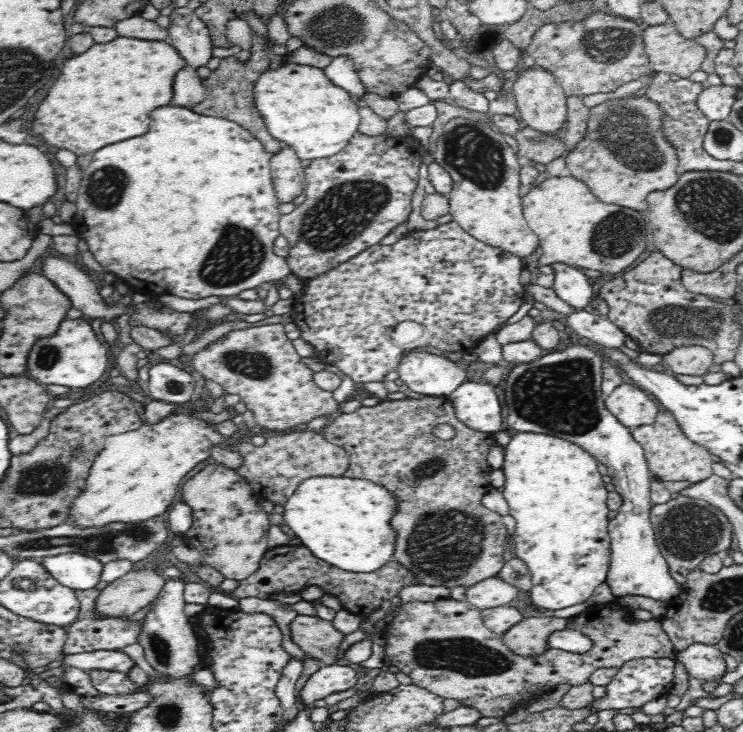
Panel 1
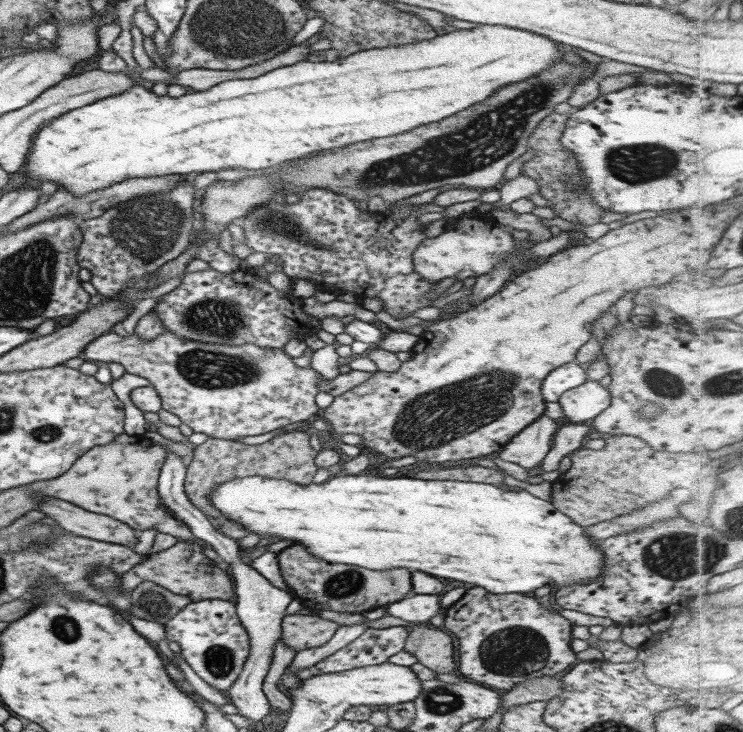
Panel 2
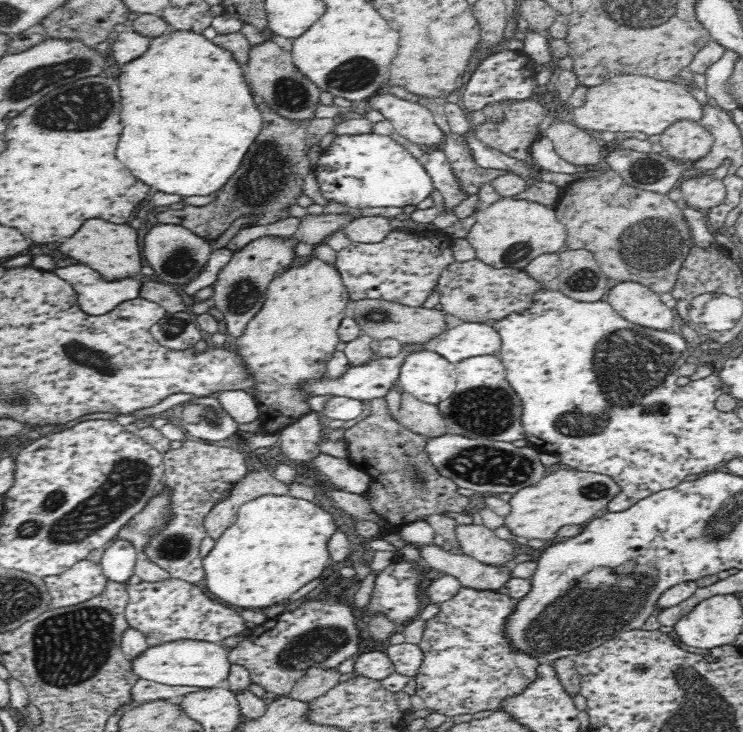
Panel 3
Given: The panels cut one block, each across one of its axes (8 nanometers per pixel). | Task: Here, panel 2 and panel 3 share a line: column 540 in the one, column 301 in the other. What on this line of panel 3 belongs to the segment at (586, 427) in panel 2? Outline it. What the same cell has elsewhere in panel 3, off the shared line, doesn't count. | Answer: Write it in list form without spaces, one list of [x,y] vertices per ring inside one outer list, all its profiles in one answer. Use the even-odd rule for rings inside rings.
[[[318,452],[308,462],[298,462],[308,470],[318,469],[327,476],[334,487],[351,493],[362,494],[371,485],[371,477],[362,468],[358,468],[350,458],[339,458]]]

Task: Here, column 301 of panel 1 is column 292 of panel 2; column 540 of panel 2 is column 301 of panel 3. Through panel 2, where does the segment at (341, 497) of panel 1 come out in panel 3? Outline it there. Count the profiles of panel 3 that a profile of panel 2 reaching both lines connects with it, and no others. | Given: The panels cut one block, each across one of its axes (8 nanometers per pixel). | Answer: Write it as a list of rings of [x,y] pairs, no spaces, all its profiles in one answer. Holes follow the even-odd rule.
[[[266,495],[255,498],[239,508],[234,526],[222,532],[220,538],[213,542],[212,552],[202,559],[206,588],[216,598],[226,600],[230,606],[272,606],[282,604],[290,594],[300,590],[304,584],[318,578],[328,562],[328,538],[336,532],[334,518],[318,507],[315,502],[294,498],[291,495]]]

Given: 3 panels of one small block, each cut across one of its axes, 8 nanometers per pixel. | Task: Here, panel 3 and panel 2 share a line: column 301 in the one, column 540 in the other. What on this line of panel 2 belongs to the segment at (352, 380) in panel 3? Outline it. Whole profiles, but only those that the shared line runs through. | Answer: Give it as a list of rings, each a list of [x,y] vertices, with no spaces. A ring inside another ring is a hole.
[[[574,361],[562,364],[543,378],[540,384],[540,393],[544,401],[556,401],[563,392],[575,388],[585,382],[584,366]]]

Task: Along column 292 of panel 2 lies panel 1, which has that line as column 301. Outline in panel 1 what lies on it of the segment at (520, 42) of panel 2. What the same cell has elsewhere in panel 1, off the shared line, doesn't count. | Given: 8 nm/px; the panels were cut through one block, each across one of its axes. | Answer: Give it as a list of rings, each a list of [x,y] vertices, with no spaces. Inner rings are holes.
[[[282,61],[282,66],[261,74],[254,85],[255,105],[270,134],[290,144],[301,160],[329,158],[341,152],[361,123],[361,105],[352,101],[344,88],[334,86],[324,72],[316,66]]]

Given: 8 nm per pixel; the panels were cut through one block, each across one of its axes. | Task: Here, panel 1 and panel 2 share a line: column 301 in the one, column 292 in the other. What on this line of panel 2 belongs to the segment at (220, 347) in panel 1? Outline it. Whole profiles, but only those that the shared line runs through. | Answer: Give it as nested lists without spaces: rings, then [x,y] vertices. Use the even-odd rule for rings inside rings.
[[[112,330],[91,340],[83,350],[81,358],[92,362],[117,362],[127,374],[135,374],[149,381],[157,392],[161,408],[175,414],[179,421],[187,425],[193,433],[206,434],[208,437],[221,440],[236,440],[245,436],[257,436],[288,424],[302,422],[317,411],[315,394],[320,374],[309,367],[295,366],[291,356],[282,348],[269,349],[243,343],[242,345],[217,345],[187,340],[171,331],[162,330],[153,339],[141,339],[134,332],[119,335]]]

